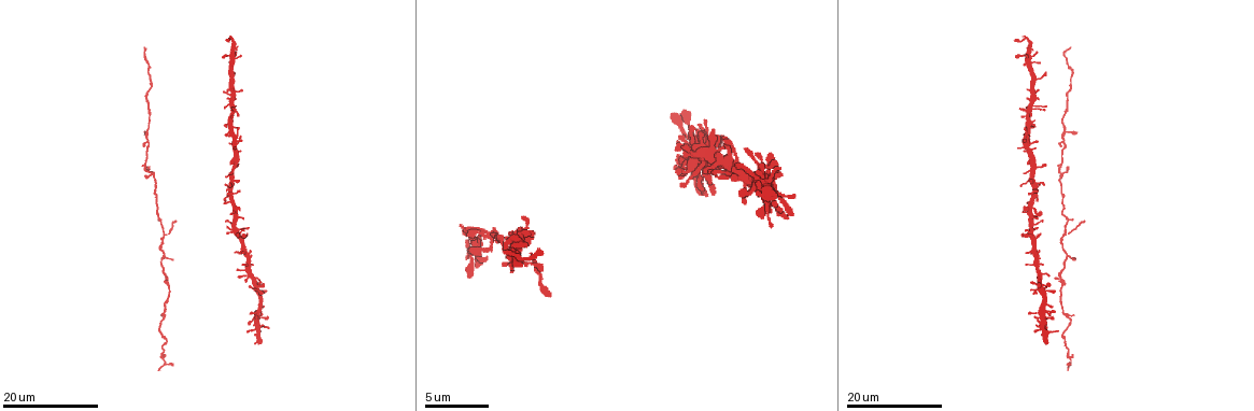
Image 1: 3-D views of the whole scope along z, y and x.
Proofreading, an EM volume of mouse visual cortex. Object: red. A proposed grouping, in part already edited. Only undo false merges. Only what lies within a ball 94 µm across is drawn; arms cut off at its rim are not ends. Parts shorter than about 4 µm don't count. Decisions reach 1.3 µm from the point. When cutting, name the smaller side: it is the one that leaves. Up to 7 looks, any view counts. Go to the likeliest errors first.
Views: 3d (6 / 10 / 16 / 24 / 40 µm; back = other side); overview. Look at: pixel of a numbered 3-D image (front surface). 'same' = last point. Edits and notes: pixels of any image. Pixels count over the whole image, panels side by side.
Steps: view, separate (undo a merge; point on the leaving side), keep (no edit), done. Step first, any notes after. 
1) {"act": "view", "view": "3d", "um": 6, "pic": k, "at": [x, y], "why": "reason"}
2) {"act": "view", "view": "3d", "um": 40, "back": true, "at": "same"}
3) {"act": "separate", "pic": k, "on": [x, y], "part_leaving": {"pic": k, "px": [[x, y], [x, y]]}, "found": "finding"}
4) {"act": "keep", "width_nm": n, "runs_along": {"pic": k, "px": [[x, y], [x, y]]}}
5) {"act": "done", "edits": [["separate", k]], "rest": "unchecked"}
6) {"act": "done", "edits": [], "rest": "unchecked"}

{"act": "view", "view": "3d", "um": 16, "pic": 1, "at": [1037, 225], "why": "calibre changes"}

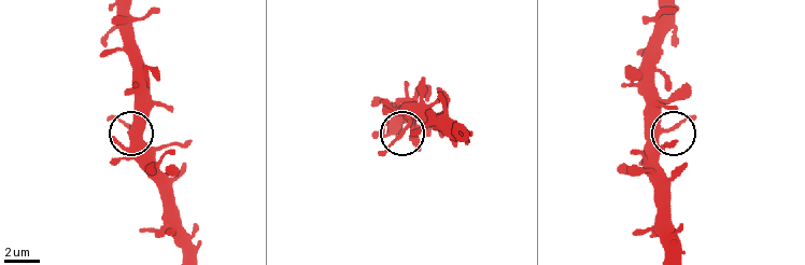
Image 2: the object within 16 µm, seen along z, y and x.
{"act": "view", "view": "3d", "um": 10, "pic": 2, "at": [400, 132], "why": "zoom in"}

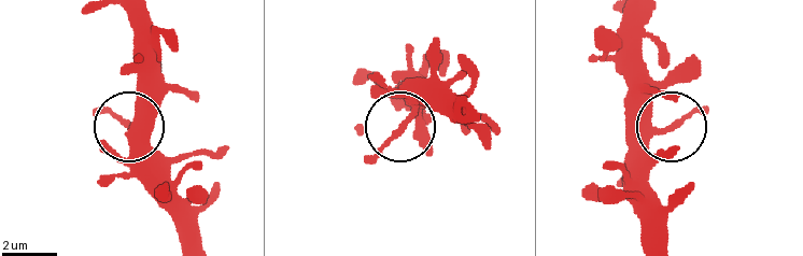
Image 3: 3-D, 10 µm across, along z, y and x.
{"act": "keep", "width_nm": 190, "found": "all the same cell"}

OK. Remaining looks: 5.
{"act": "view", "view": "3d", "um": 24, "pic": 1, "at": [1066, 256], "why": "looks like a crossing"}

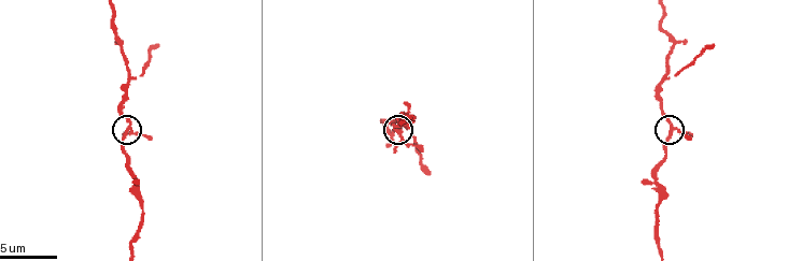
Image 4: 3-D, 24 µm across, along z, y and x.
{"act": "view", "view": "3d", "um": 10, "pic": 4, "at": [402, 134], "why": "closer look"}

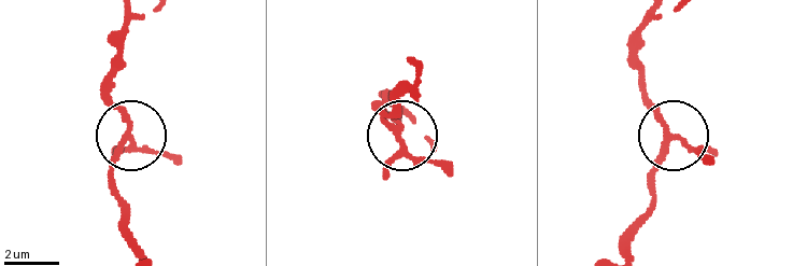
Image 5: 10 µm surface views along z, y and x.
{"act": "keep", "runs_along": {"pic": 5, "px": [[649, 22], [635, 40], [645, 102], [663, 130], [709, 163]]}, "found": "continuous, no second cell"}

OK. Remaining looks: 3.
{"act": "view", "view": "3d", "um": 24, "pic": 1, "at": [1070, 321], "why": "thin arm on a thick one"}

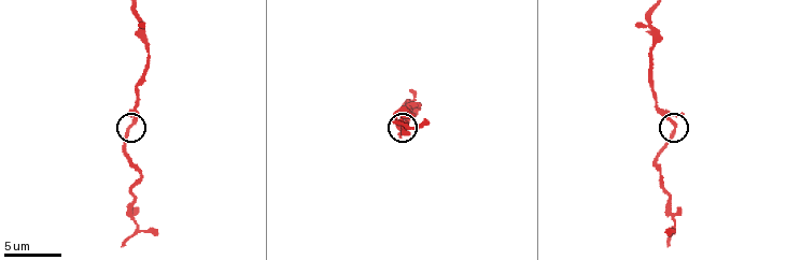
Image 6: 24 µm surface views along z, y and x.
{"act": "view", "view": "3d", "um": 6, "pic": 6, "at": [132, 122]}

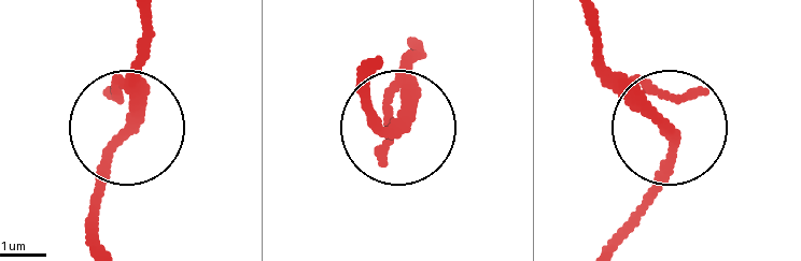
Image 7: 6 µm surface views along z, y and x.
{"act": "keep", "width_nm": 180, "found": "all the same cell"}

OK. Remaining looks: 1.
{"act": "done", "edits": [], "rest": "unchecked"}

